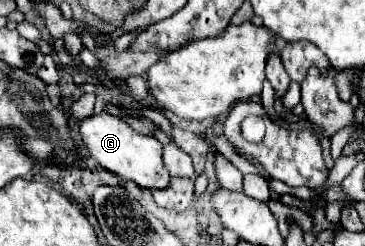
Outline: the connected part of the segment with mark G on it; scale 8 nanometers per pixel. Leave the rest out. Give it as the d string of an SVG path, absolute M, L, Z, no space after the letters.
M106 112L92 114L80 122L80 136L90 156L108 172L146 188L164 188L170 182L168 170L162 162L162 144L154 136L134 132L124 120Z

